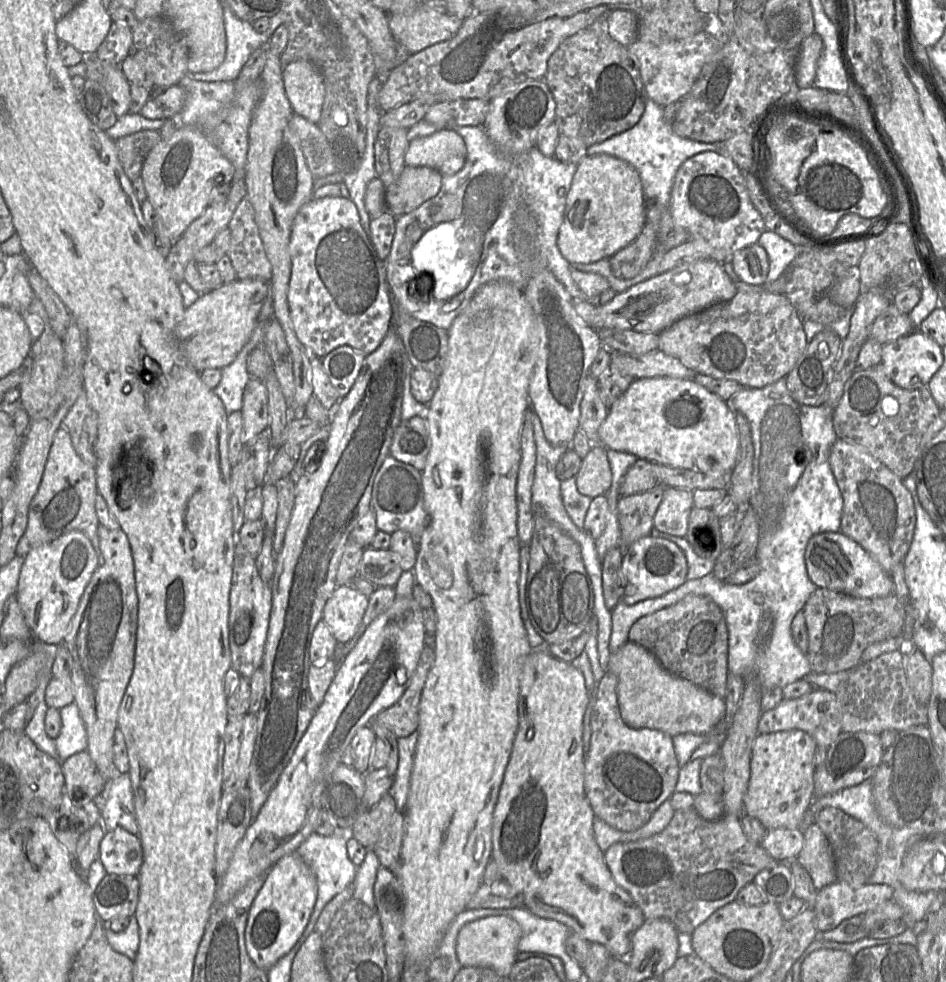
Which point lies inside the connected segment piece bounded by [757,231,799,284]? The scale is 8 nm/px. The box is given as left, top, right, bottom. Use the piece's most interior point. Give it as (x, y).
(781, 253)

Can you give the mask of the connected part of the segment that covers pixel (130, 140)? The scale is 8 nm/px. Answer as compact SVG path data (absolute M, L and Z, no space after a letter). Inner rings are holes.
M141 130L115 140L119 161L131 182L141 176L146 156L161 140L157 130Z

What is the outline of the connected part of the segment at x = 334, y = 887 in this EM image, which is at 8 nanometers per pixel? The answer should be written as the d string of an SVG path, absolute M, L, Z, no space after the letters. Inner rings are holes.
M314 831L295 851L295 853L297 853L297 855L310 867L317 882L317 899L315 906L309 922L298 941L300 941L304 934L310 935L311 932L315 930L316 922L325 905L337 894L341 893L347 886L353 884L358 866L354 865L350 860L346 843L347 839L341 834L322 836Z

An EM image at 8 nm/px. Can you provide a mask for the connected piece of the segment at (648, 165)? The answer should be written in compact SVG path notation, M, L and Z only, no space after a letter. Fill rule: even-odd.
M647 98L645 102L645 110L638 123L631 129L615 135L601 143L591 145L587 148L588 155L607 154L621 160L626 161L633 166L638 172L642 184L642 190L646 202L646 220L657 224L657 243L658 243L658 227L664 211L669 208L671 201L671 190L675 175L679 167L689 158L703 153L711 152L714 148L718 148L723 143L700 143L690 139L682 138L673 132L672 125L667 124L663 119L663 107L657 105L651 99Z

